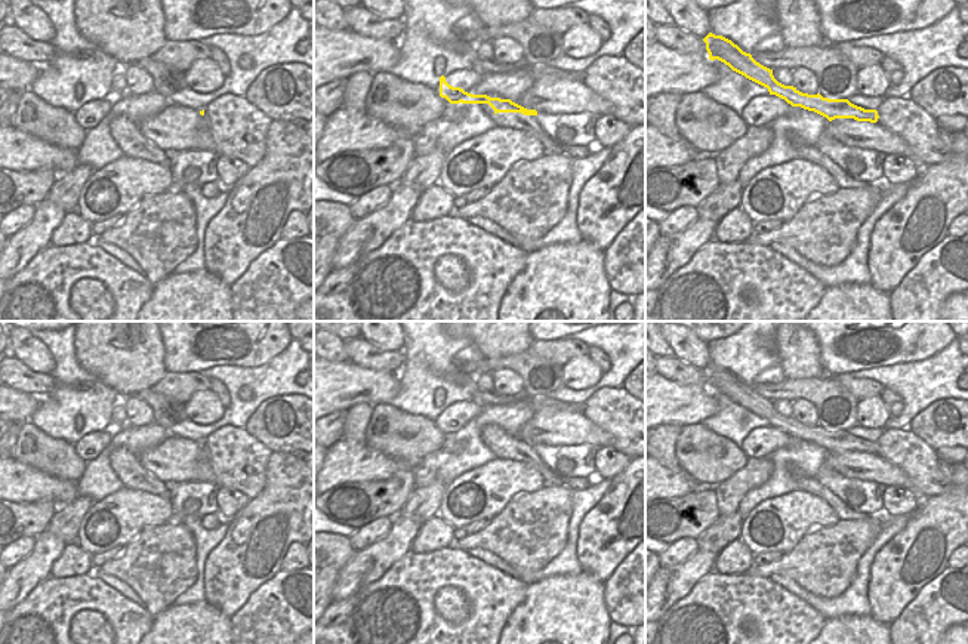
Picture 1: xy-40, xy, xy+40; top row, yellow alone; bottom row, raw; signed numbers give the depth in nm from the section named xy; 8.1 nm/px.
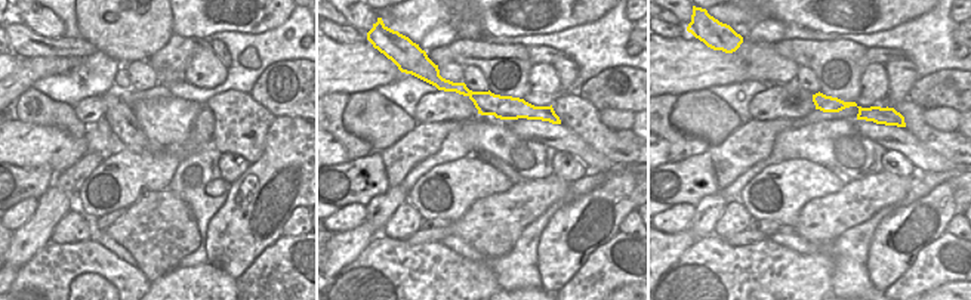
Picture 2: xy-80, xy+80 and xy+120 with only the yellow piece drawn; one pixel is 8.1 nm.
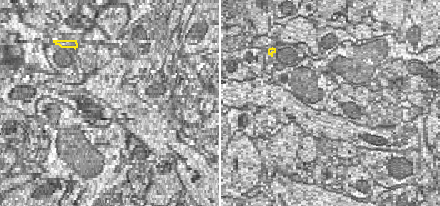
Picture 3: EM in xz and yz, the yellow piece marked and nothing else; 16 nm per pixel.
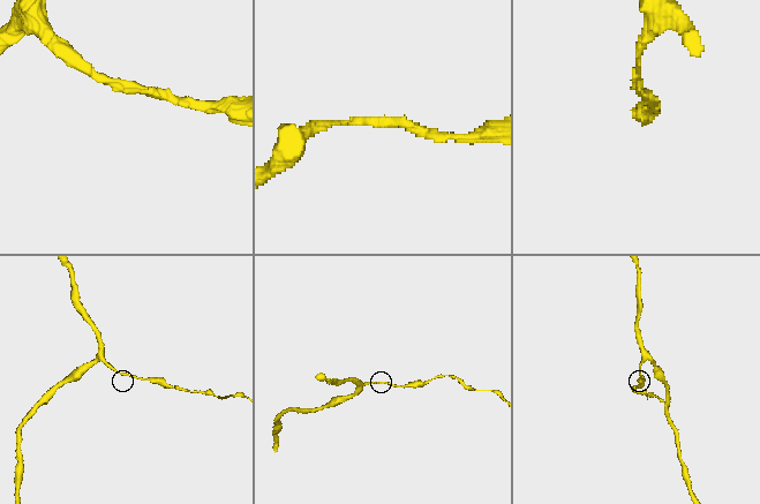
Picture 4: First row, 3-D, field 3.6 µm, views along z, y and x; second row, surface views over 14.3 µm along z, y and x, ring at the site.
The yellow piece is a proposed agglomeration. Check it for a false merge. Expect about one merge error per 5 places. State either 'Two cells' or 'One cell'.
One cell

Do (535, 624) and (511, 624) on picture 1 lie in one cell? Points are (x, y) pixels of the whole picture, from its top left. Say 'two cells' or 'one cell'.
one cell

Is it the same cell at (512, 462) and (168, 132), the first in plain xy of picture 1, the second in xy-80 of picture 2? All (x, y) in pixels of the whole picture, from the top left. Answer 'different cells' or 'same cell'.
same cell

